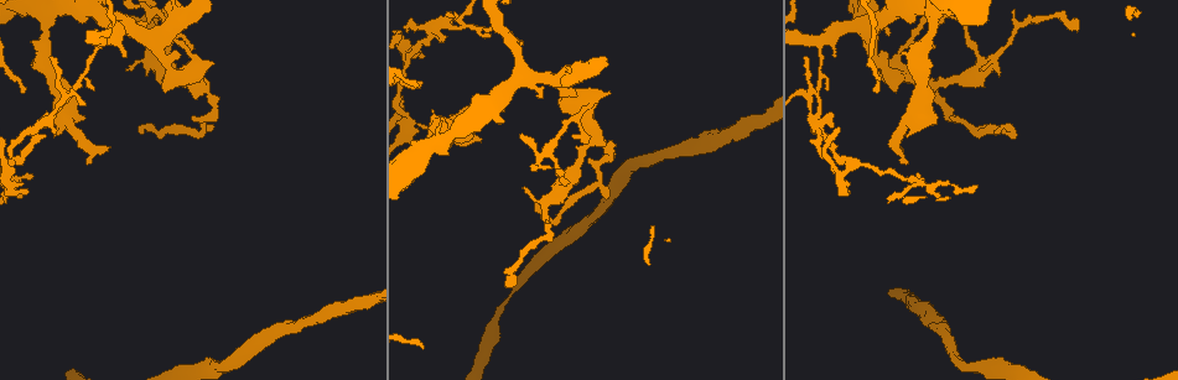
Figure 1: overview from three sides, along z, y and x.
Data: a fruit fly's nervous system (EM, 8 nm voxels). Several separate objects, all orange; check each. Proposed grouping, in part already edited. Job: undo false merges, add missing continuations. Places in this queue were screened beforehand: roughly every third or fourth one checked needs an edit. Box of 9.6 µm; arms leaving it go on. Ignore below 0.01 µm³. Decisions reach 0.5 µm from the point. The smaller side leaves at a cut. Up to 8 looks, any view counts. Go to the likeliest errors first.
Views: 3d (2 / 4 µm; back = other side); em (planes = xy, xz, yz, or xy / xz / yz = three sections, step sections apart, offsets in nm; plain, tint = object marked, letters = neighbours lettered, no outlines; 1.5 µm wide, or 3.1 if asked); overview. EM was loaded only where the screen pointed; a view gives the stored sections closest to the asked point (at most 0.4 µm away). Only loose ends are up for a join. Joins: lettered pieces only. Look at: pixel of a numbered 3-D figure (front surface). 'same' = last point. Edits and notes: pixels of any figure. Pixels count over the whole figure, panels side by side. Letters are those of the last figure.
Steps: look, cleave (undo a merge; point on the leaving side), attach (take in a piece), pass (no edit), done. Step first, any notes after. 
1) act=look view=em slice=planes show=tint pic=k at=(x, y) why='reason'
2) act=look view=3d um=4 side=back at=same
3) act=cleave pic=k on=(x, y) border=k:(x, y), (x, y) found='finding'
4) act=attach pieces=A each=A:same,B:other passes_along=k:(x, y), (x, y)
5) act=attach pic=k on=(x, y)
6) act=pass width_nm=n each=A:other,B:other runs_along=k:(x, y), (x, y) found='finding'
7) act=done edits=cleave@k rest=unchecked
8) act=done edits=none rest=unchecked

act=look view=em slice=planes show=letters pic=1 at=(817, 127) why='side arm on a straight run'

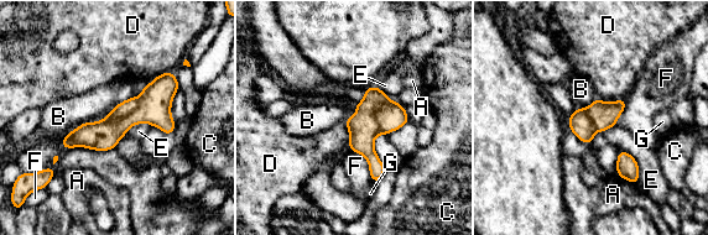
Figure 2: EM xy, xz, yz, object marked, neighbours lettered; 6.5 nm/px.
act=cleave pic=2 on=(363, 128) each=A:other,B:other,C:other,D:other,E:other,F:other,G:other found='a second cell is stuck on'

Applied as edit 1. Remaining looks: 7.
act=look view=em slice=planes show=letters pic=1 at=(609, 93) why='an open end'

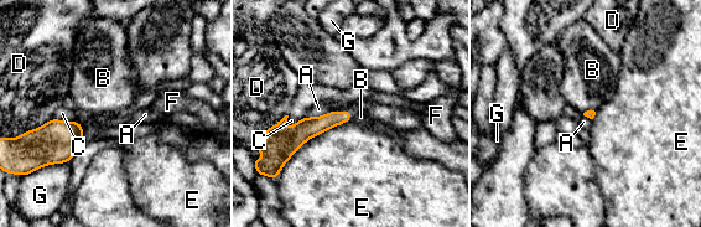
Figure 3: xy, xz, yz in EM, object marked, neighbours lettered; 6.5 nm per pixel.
act=pass each=A:other,B:other,C:other,D:other,E:other,F:other,G:other found='none of them fits'

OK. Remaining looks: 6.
act=done edits=cleave@2 rest=unchecked

